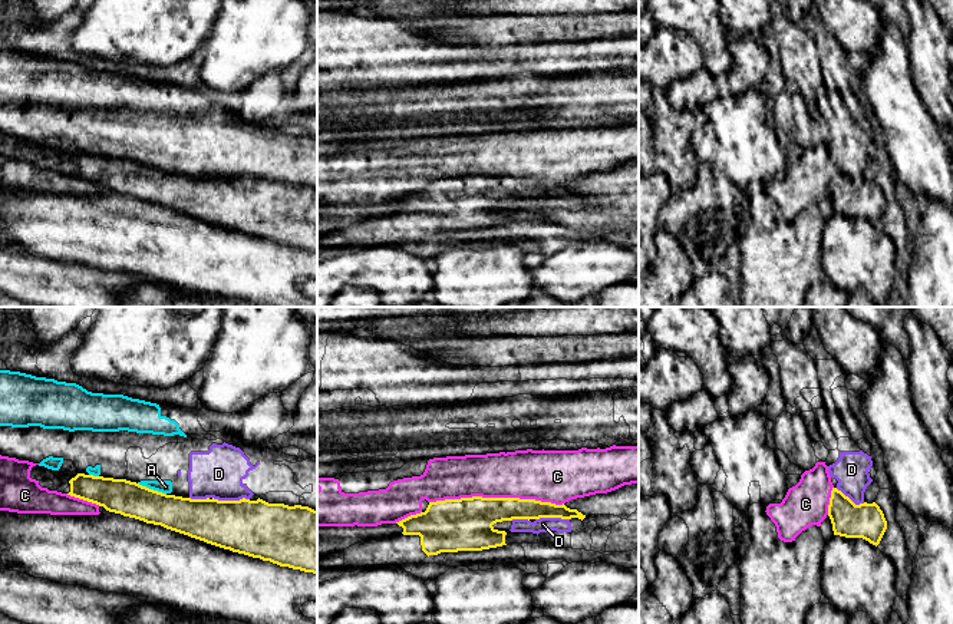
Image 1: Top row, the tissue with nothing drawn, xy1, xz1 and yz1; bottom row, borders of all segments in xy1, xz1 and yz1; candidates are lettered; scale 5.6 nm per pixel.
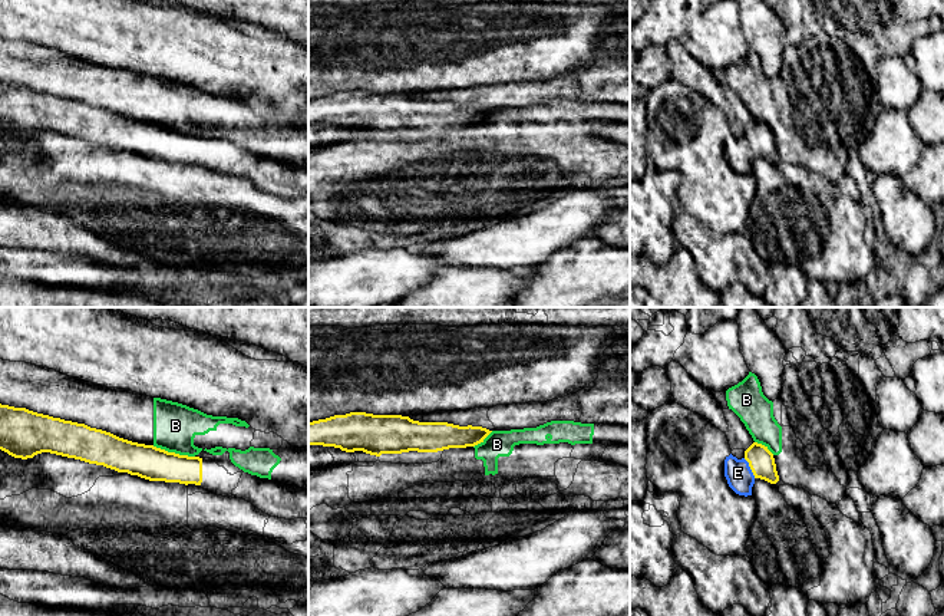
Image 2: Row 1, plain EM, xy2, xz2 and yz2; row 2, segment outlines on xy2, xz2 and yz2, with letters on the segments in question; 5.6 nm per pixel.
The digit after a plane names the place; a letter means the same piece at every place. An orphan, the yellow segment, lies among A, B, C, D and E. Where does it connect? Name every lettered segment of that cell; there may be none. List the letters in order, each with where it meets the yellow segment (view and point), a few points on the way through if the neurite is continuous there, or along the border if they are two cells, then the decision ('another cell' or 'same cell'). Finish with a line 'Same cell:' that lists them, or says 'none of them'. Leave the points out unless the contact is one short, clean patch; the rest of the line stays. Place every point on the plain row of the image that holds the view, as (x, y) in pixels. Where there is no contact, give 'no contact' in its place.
A: xy1 (152, 168) | along xy1 (138, 161), (165, 172) | another cell
B: xy2 (174, 131) | along xy2 (152, 124), (194, 135) | another cell
C: xz1 (497, 177) | another cell
D: xy1 (231, 180) | another cell
E: yz2 (751, 147) | same cell
Same cell: E

